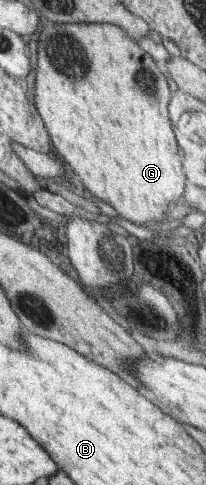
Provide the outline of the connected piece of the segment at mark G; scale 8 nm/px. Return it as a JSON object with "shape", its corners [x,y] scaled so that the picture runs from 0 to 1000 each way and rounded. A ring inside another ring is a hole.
{"shape":[[[214,43],[194,62],[194,80],[180,87],[184,132],[175,140],[170,181],[160,184],[165,210],[184,235],[214,245],[218,260],[252,285],[252,305],[286,328],[345,351],[369,355],[417,384],[442,408],[471,408],[534,423],[592,452],[641,462],[709,468],[752,460],[811,458],[806,441],[859,419],[874,419],[898,400],[913,371],[888,353],[883,326],[864,318],[869,301],[835,270],[825,241],[816,241],[816,210],[835,200],[825,179],[796,157],[796,142],[728,111],[684,99],[680,89],[631,78],[602,56],[495,45],[369,45],[350,49]]]}

